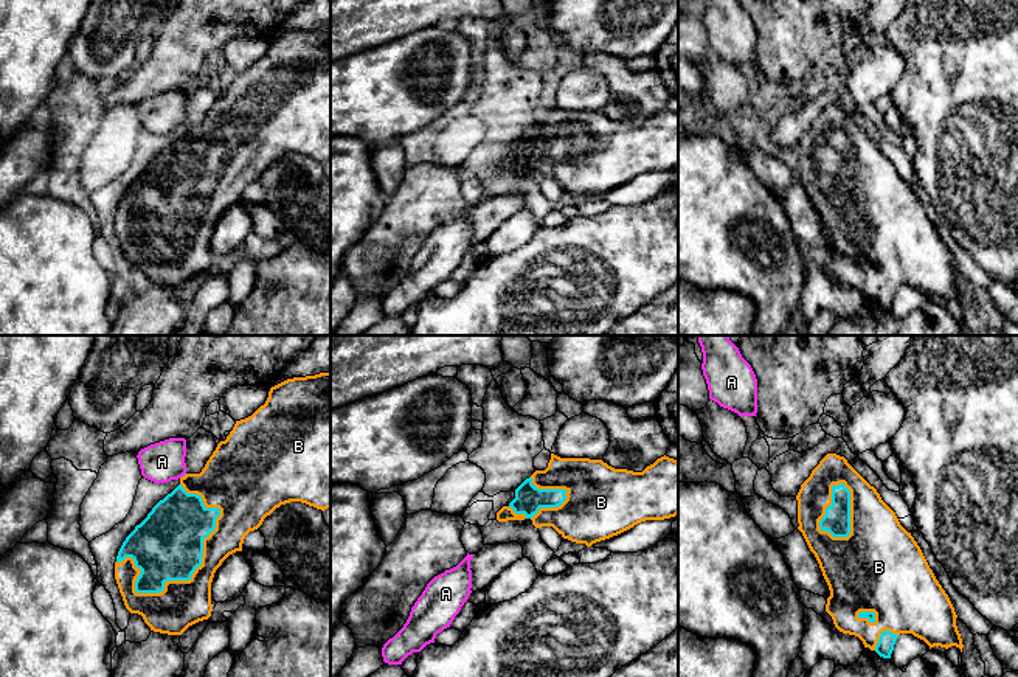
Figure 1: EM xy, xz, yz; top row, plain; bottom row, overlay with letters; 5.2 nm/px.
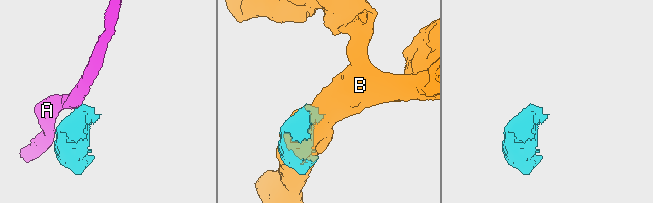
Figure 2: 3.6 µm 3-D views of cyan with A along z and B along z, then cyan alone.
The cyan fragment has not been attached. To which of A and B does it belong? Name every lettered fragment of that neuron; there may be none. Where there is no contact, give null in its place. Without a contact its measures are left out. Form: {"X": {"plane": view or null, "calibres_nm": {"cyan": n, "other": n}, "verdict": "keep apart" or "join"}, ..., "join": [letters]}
{"A": {"plane": null, "verdict": "keep apart"}, "B": {"plane": "xy", "calibres_nm": {"cyan": 360, "other": 190}, "verdict": "join"}, "join": ["B"]}

